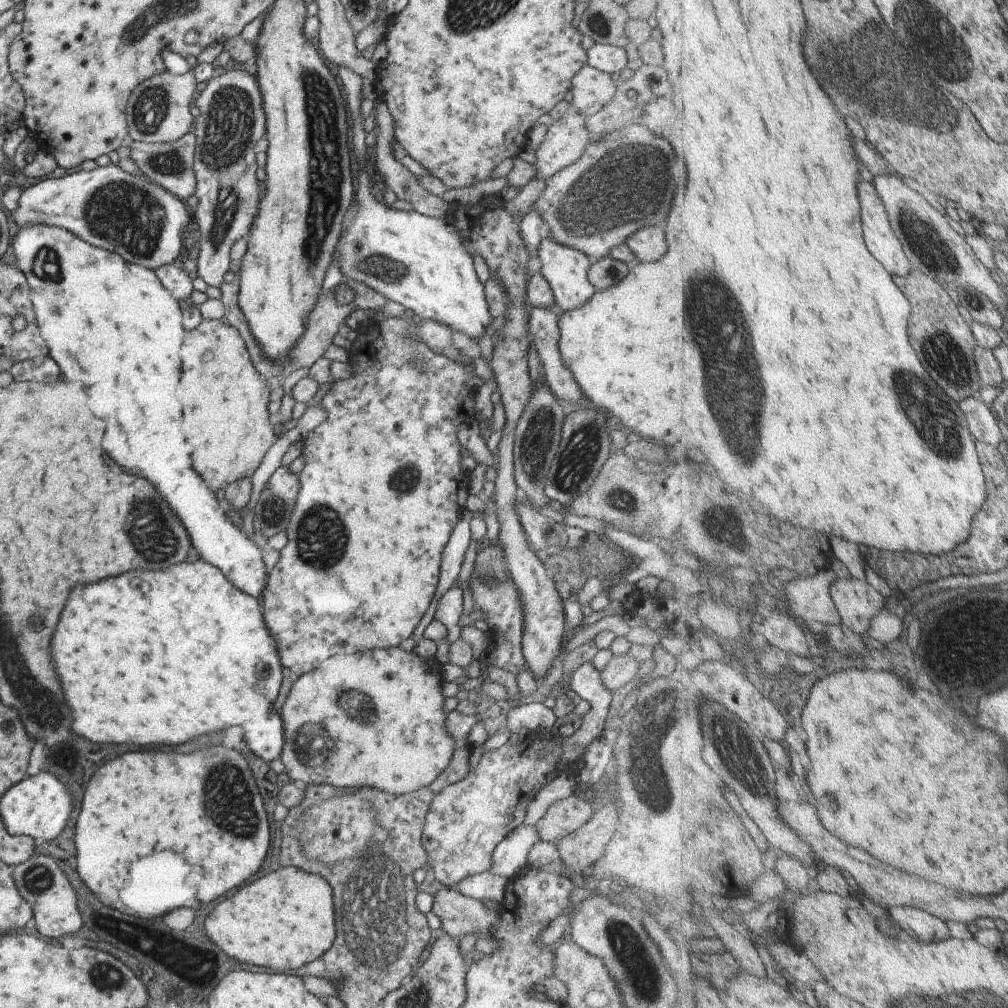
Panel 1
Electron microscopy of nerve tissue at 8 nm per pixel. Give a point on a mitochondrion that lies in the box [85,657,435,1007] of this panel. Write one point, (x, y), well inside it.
(378, 923)

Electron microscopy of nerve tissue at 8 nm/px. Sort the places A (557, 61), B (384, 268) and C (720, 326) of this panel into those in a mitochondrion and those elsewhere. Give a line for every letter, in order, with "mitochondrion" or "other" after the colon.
A: other
B: mitochondrion
C: mitochondrion

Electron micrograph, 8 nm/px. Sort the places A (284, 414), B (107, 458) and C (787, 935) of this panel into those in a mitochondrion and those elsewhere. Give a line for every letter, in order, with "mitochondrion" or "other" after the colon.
A: other
B: other
C: other

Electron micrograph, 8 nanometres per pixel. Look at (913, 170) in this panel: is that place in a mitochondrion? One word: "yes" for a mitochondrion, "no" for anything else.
no

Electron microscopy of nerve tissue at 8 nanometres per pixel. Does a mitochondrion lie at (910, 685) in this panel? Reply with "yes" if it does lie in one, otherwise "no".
no

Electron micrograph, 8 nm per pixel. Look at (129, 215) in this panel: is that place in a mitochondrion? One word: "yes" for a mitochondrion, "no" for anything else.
yes

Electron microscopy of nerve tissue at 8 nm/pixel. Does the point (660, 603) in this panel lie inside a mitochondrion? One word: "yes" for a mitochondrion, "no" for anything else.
no

